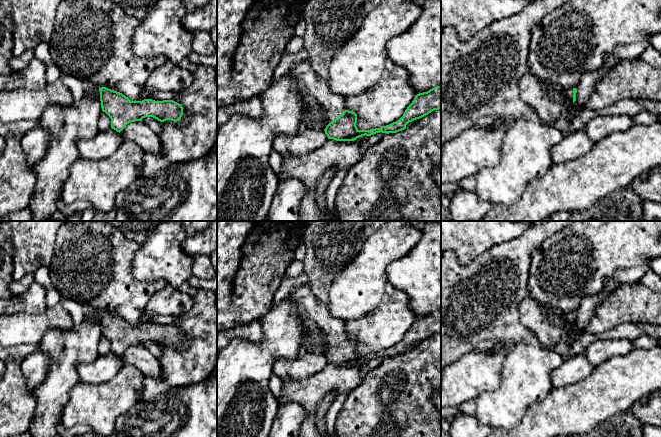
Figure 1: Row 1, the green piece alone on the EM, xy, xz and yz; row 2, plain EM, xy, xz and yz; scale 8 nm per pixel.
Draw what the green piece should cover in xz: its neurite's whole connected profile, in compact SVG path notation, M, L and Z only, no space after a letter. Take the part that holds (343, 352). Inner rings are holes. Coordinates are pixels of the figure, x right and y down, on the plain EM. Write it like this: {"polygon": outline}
{"polygon": "M309 284L295 287L287 297L299 313L303 330L301 346L305 346L307 352L324 354L328 363L336 365L354 365L380 356L396 357L406 353L409 346L441 333L441 310L436 310L417 318L398 345L380 352L359 354L356 337L345 333L345 322L331 315L328 302L319 301Z"}

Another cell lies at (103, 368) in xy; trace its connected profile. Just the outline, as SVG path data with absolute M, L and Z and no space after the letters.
M110 351L106 355L99 355L93 362L79 364L78 375L81 382L101 384L117 375L123 365L122 359Z

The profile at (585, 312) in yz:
M610 280L606 283L605 289L602 293L594 297L585 297L581 302L581 306L576 311L576 325L568 333L571 340L581 336L587 332L588 325L594 316L597 307L605 301L612 293L614 293L621 284L615 280Z

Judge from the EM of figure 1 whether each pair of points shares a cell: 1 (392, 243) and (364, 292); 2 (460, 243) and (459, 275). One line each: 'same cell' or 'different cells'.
1: same cell
2: different cells

